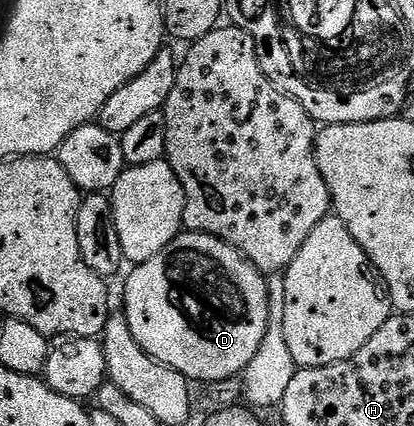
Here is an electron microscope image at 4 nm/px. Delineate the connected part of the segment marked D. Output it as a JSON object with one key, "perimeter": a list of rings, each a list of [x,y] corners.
{"perimeter":[[[183,231],[165,251],[130,271],[121,312],[127,317],[134,339],[153,360],[179,372],[191,383],[235,379],[253,363],[253,355],[257,355],[269,327],[267,277],[229,243],[208,233]]]}

